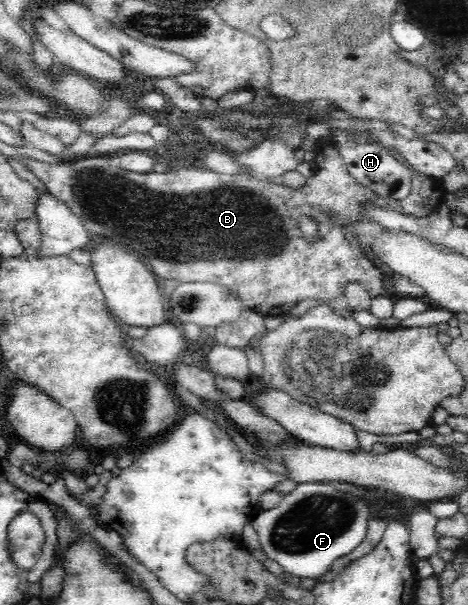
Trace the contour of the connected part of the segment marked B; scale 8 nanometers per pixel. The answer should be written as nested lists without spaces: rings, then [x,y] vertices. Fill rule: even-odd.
[[[332,137],[318,141],[310,155],[313,175],[300,188],[290,188],[277,181],[255,179],[244,172],[237,175],[218,173],[201,168],[195,163],[193,165],[193,162],[165,173],[137,173],[122,166],[113,168],[108,156],[87,155],[72,164],[64,162],[54,166],[29,158],[20,160],[46,185],[50,195],[64,201],[80,218],[90,236],[104,236],[108,238],[108,242],[116,240],[116,248],[138,252],[142,261],[160,281],[178,279],[182,283],[218,284],[239,299],[246,309],[265,316],[285,315],[298,302],[317,298],[323,300],[339,317],[348,318],[353,313],[343,293],[348,283],[361,284],[373,297],[386,294],[386,272],[382,272],[370,260],[366,250],[362,250],[360,237],[356,233],[356,228],[364,220],[362,206],[368,204],[391,208],[403,215],[424,218],[432,215],[449,196],[443,179],[427,177],[410,168],[411,192],[408,197],[401,200],[378,197],[348,172],[342,160],[341,149]],[[300,215],[320,220],[320,238],[316,242],[308,242],[298,230],[296,219]]]

